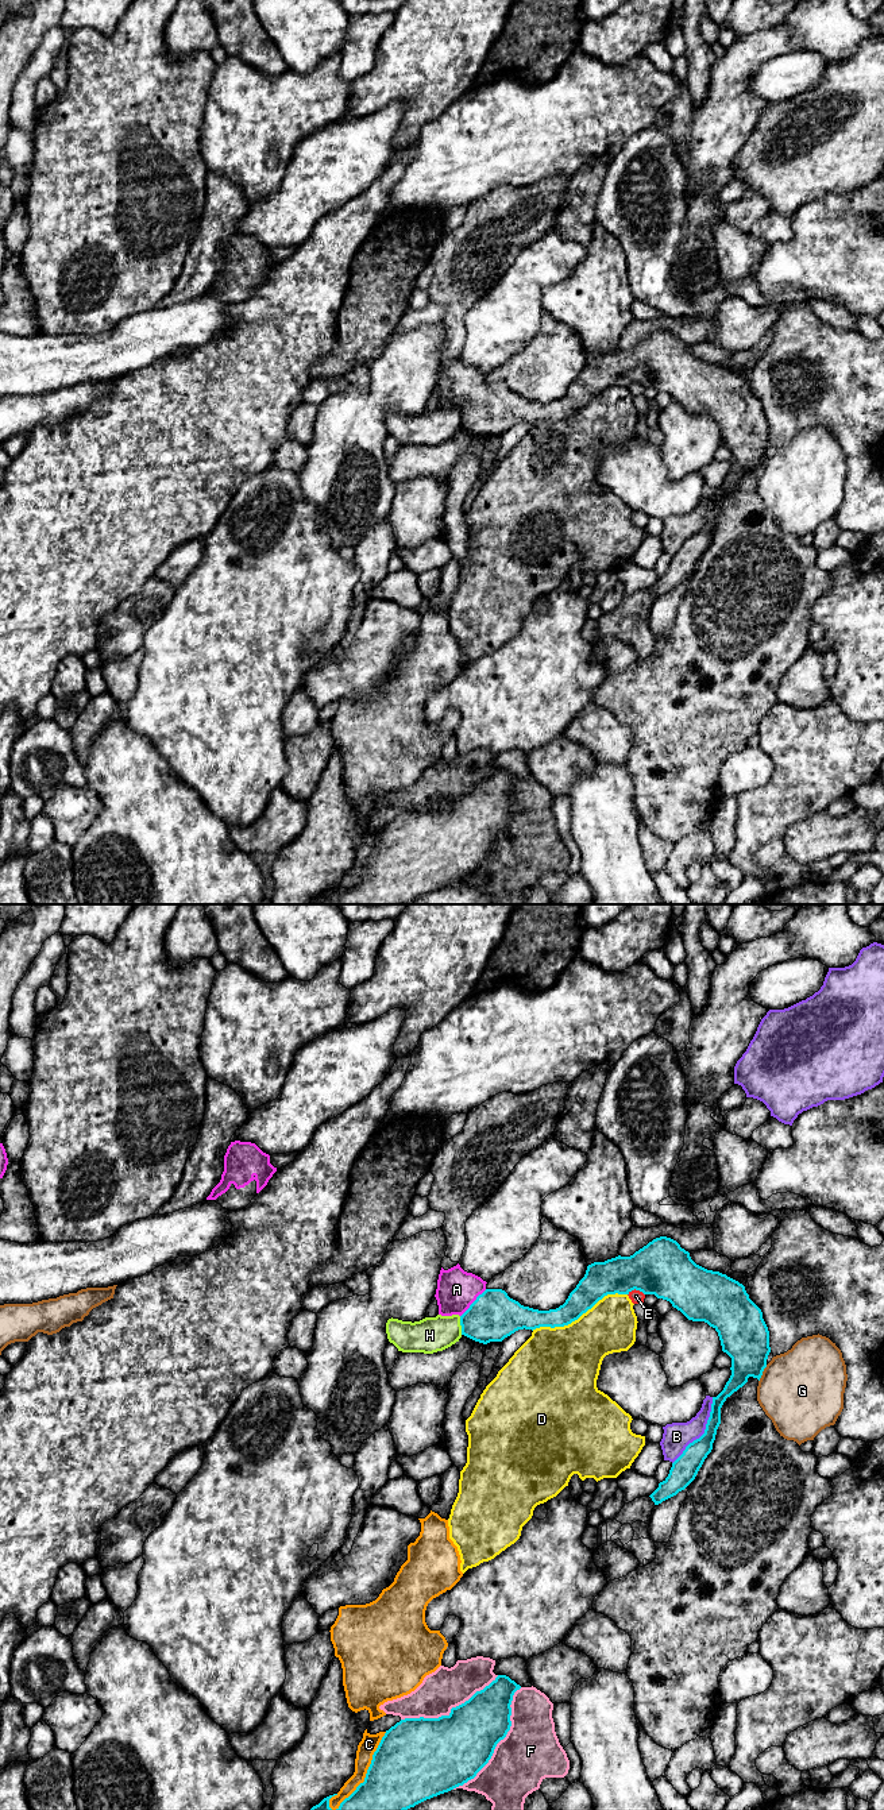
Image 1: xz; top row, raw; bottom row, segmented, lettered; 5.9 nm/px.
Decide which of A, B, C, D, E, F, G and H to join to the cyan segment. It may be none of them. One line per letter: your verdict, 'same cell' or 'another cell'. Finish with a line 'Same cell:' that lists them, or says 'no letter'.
A: same cell
B: another cell
C: another cell
D: another cell
E: another cell
F: another cell
G: another cell
H: another cell
Same cell: A

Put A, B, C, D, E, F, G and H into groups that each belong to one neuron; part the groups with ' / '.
A / B E / C / D / F / G / H

